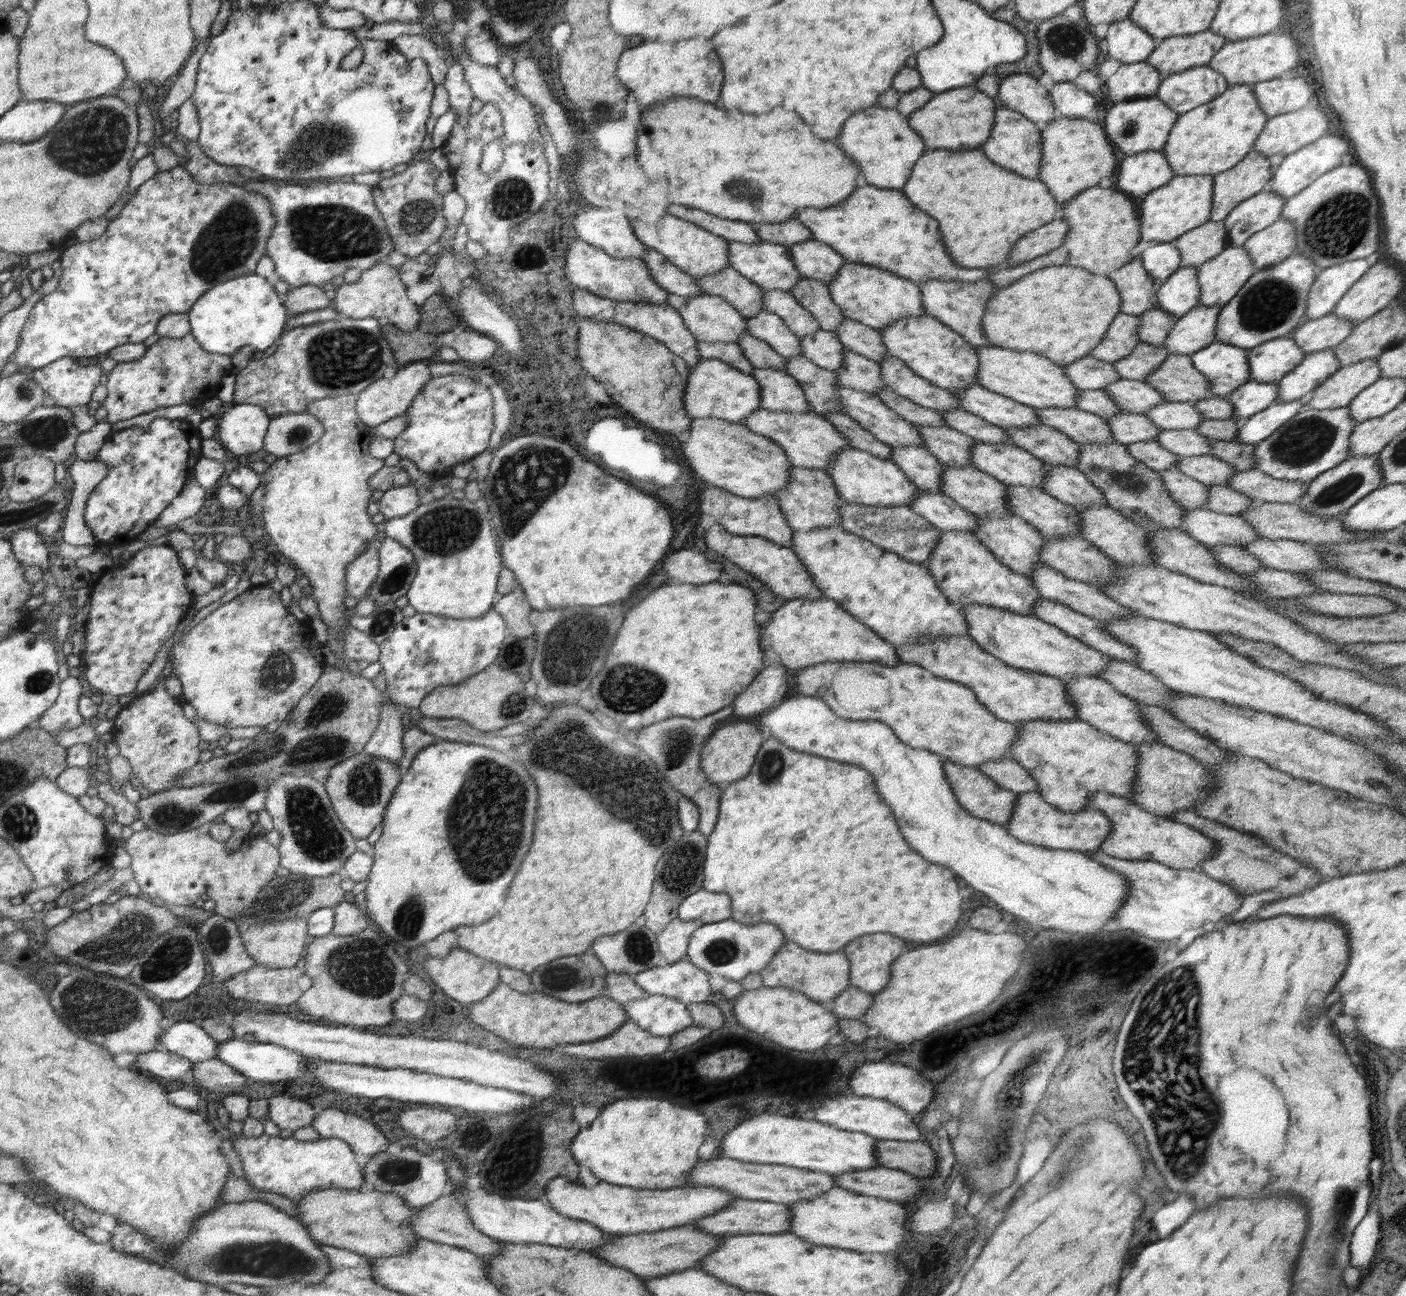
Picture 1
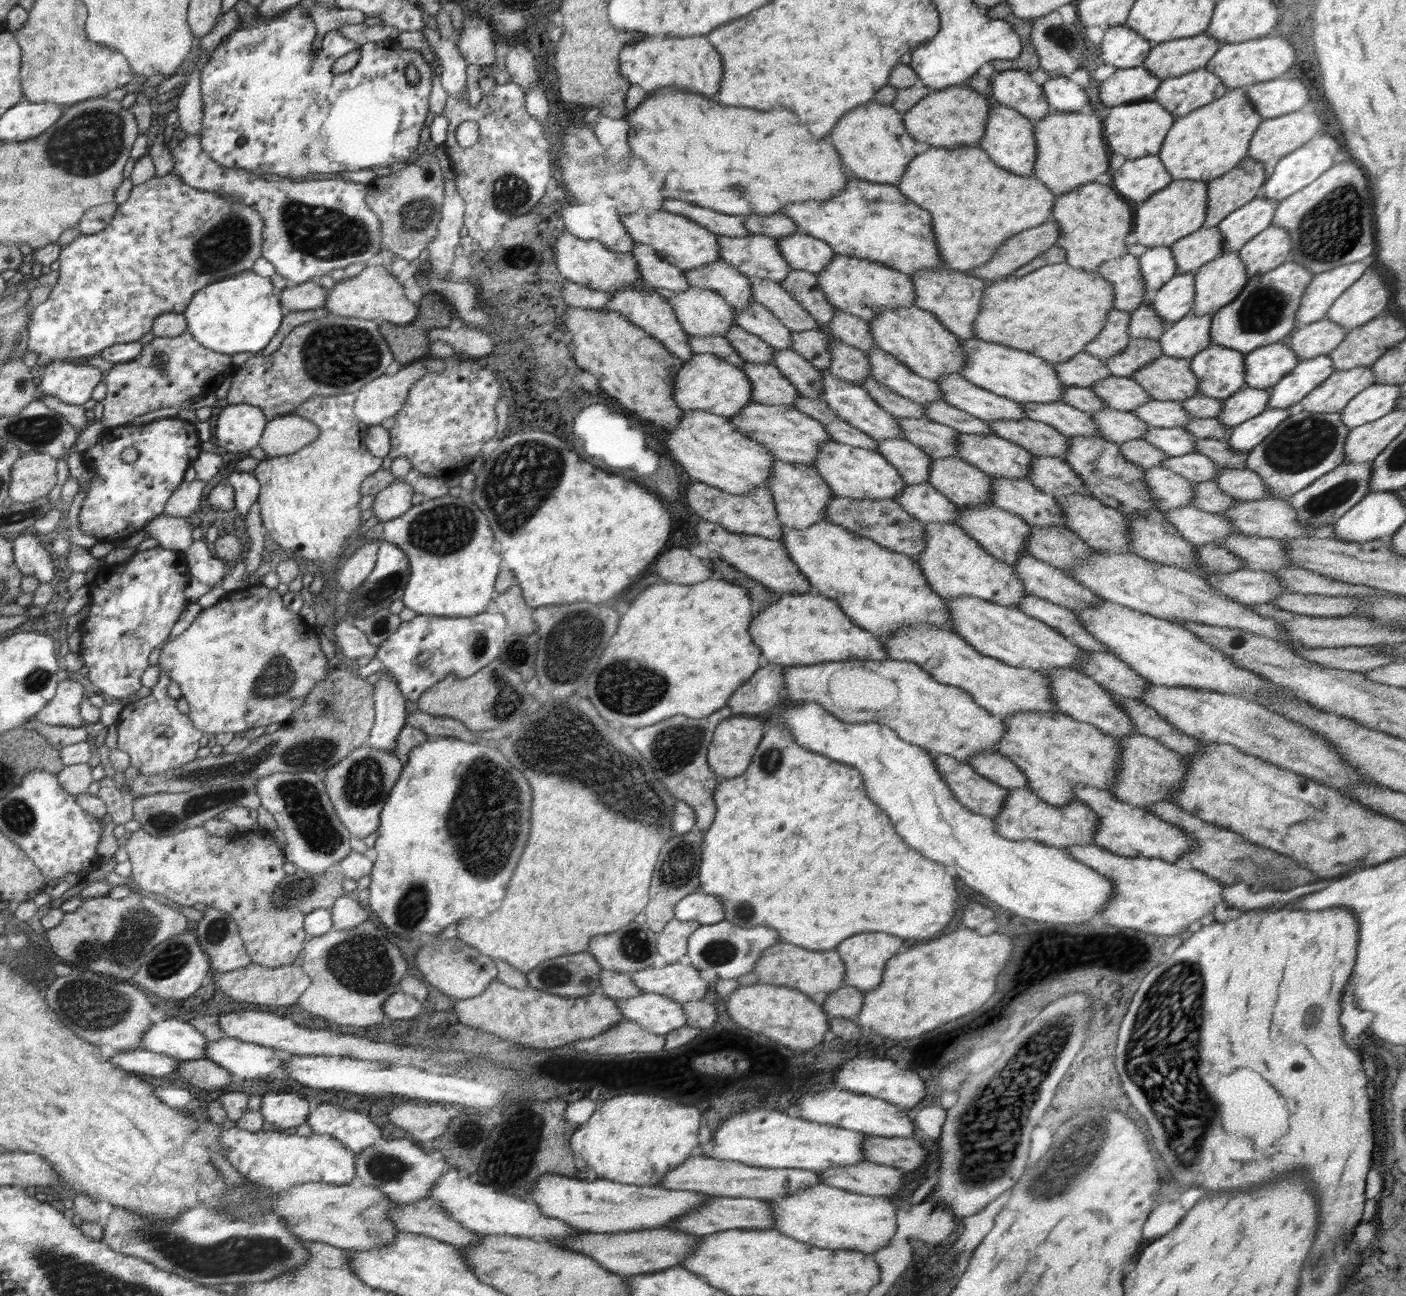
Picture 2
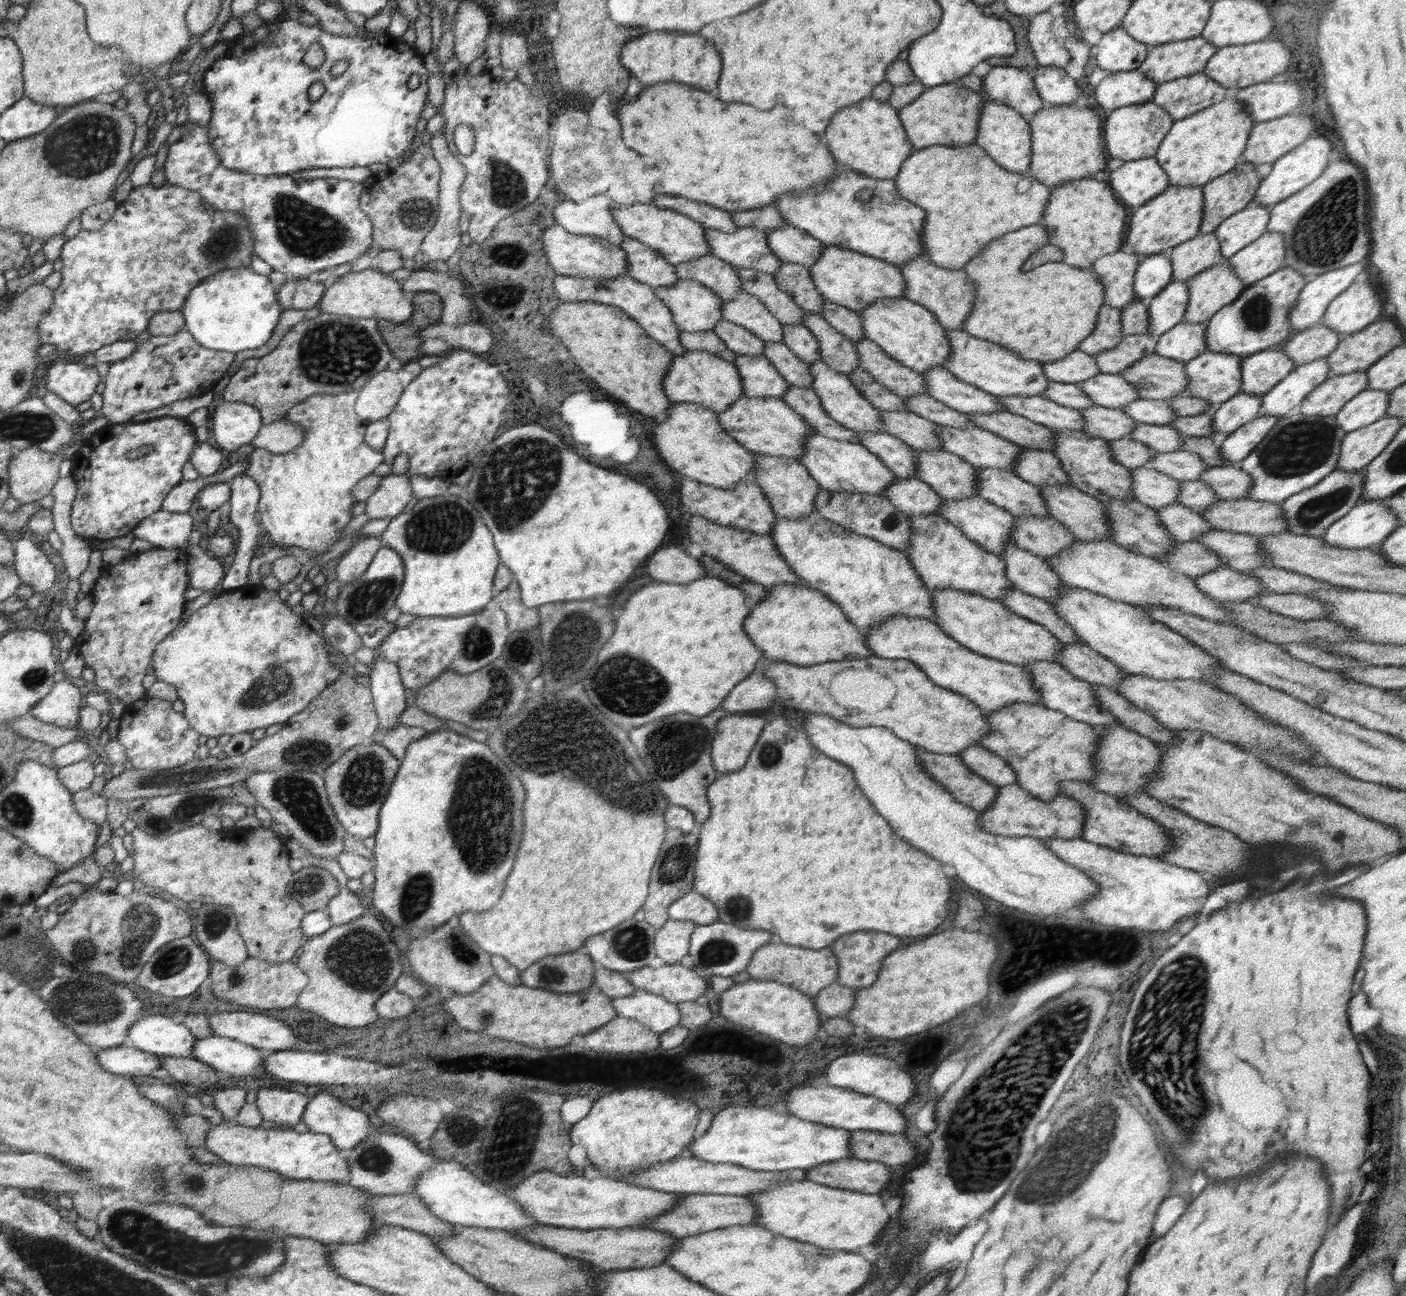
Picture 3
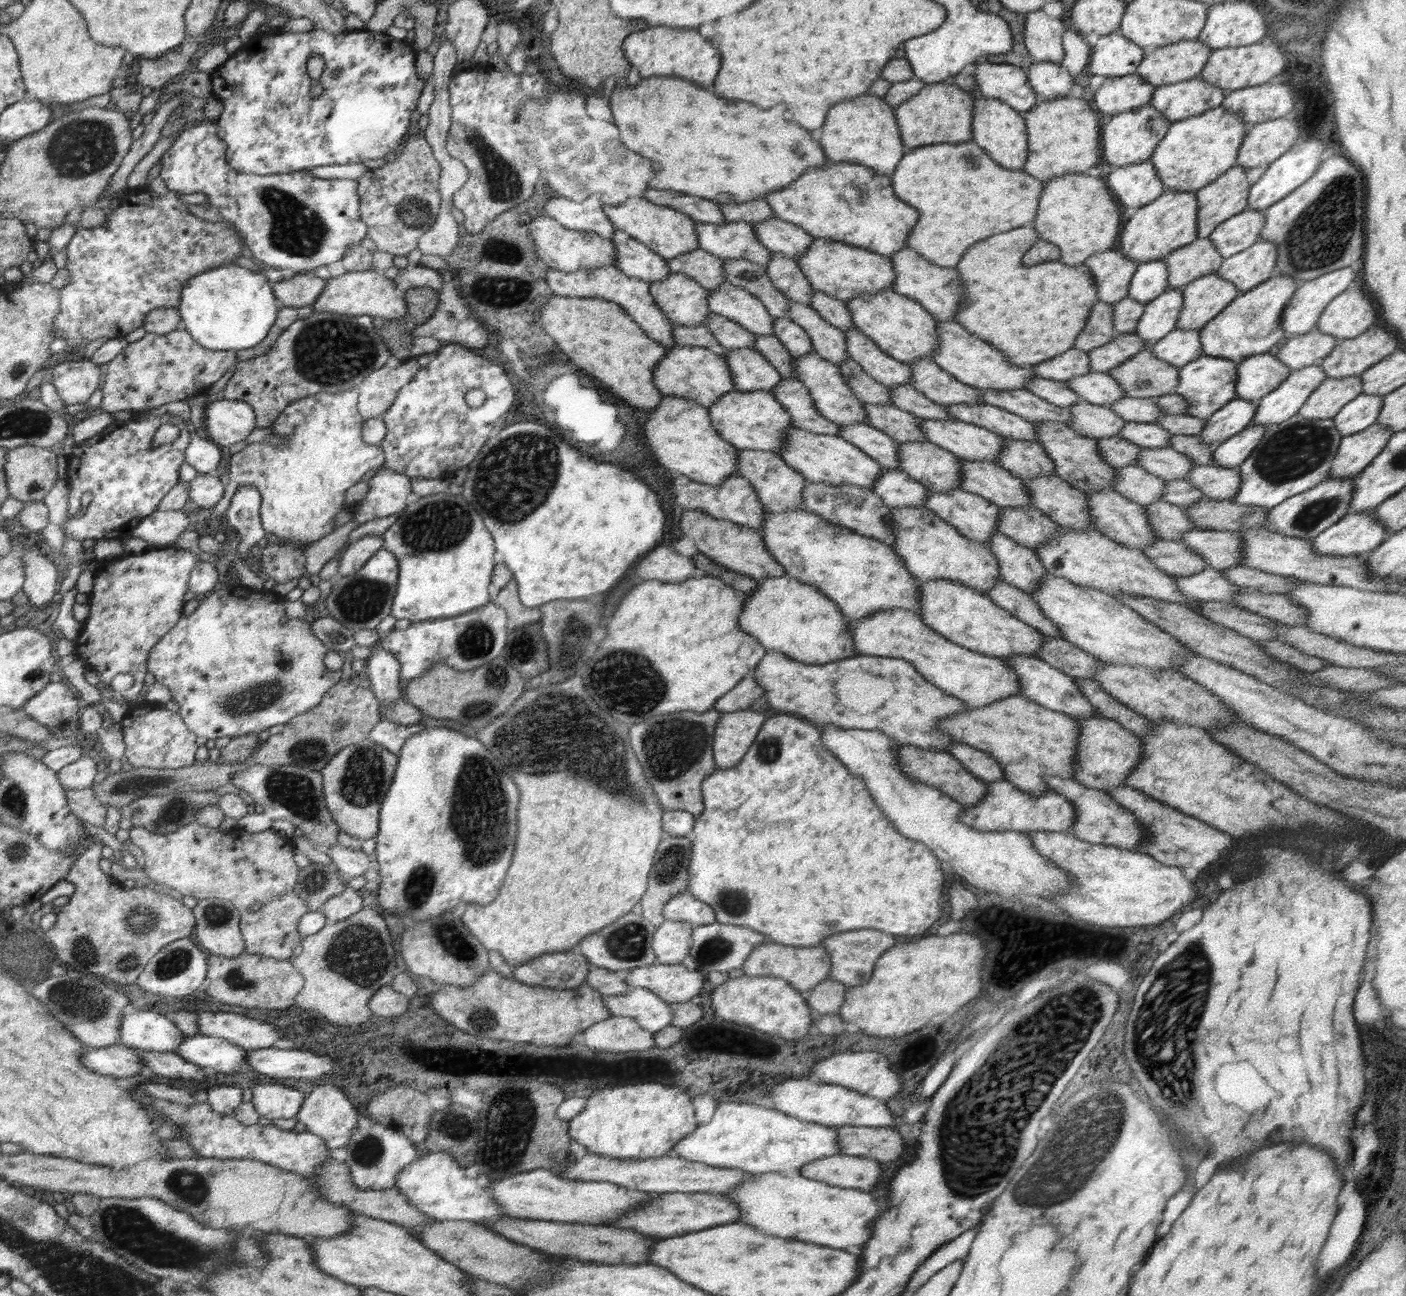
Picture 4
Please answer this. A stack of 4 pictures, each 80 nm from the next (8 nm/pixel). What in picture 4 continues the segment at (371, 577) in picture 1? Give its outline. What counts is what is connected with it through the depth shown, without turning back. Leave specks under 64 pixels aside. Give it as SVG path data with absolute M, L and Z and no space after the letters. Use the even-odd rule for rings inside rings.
M364 536L356 540L345 550L338 562L338 577L350 576L360 572L366 562L383 549L383 541L380 536Z

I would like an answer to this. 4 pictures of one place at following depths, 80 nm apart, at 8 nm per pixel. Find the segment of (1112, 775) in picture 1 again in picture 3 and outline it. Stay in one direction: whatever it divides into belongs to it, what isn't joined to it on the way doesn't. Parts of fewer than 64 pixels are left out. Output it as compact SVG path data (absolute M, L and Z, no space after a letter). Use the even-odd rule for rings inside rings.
M1014 703L994 712L987 712L985 719L989 724L989 733L977 744L1005 760L1016 773L1017 785L1038 799L1049 801L1062 794L1059 789L1060 781L1077 780L1089 784L1093 776L1097 776L1097 772L1095 772L1095 748L1101 739L1102 727L1074 720L1062 712L1050 710L1042 704L1030 703Z

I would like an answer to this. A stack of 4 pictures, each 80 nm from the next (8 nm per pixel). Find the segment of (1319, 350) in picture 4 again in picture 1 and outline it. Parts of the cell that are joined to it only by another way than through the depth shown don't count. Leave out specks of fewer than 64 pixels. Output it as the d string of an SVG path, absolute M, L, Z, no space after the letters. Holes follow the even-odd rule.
M1330 312L1326 316L1309 320L1304 325L1296 328L1294 343L1306 355L1325 348L1332 348L1348 338L1357 324L1357 320L1340 318Z

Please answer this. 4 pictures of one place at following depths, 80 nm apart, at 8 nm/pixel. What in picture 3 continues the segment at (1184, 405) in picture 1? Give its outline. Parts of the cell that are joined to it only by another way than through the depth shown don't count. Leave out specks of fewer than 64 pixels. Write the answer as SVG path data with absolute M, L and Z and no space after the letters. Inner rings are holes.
M1136 399L1122 409L1137 423L1170 425L1178 417L1168 399Z

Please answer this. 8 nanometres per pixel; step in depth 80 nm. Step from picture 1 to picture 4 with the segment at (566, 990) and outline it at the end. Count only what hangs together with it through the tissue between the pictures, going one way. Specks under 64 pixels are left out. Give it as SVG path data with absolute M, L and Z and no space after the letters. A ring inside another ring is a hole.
M568 950L540 955L516 965L513 978L524 984L564 990L582 986L589 972L587 957Z

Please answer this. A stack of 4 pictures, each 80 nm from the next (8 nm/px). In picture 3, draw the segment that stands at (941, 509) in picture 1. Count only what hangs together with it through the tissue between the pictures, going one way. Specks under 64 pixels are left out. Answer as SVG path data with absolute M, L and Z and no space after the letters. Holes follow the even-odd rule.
M896 477L883 492L892 506L908 515L939 515L939 506L945 501L929 484L914 477Z

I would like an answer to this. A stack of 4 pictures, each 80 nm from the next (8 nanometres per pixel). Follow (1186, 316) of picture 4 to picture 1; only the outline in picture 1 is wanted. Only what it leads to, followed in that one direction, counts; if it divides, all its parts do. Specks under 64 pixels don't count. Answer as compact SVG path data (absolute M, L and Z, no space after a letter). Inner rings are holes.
M1227 246L1218 256L1198 266L1201 306L1222 306L1230 302L1255 273L1243 246Z

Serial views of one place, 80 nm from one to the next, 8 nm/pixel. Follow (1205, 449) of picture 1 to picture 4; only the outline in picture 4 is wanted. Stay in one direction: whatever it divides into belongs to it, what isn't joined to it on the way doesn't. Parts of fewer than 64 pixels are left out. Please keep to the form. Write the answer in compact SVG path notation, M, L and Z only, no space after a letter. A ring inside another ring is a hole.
M1126 421L1126 424L1122 426L1117 435L1140 447L1164 448L1168 447L1169 438L1174 434L1158 426L1155 422Z

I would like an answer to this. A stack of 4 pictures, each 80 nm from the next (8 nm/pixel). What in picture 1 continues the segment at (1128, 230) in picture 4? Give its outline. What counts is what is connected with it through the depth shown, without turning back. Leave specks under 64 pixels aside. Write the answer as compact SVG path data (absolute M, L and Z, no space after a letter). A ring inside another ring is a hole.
M1213 175L1175 176L1139 201L1140 241L1171 242L1209 221L1212 212Z

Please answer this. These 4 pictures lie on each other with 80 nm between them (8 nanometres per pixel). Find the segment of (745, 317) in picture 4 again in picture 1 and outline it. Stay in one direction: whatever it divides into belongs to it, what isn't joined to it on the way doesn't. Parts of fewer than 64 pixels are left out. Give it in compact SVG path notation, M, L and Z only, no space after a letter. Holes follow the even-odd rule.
M760 311L756 316L746 319L747 332L767 341L775 352L786 358L802 355L802 337L791 331L783 317L770 311Z

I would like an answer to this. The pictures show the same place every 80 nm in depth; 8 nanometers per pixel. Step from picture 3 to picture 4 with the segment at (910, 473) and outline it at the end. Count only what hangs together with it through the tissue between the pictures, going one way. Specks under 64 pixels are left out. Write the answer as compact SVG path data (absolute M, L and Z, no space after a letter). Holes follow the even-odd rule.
M866 423L839 425L839 437L871 456L884 469L898 469L899 443Z

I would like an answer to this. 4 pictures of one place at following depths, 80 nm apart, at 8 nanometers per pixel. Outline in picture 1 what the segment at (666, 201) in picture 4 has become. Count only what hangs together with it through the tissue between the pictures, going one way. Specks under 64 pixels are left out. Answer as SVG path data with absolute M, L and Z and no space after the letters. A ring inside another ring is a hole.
M676 203L667 206L667 214L680 217L682 220L692 221L700 228L724 237L727 241L740 241L746 244L759 243L761 238L755 231L753 224L748 221L725 219L714 216L704 209L687 207Z

